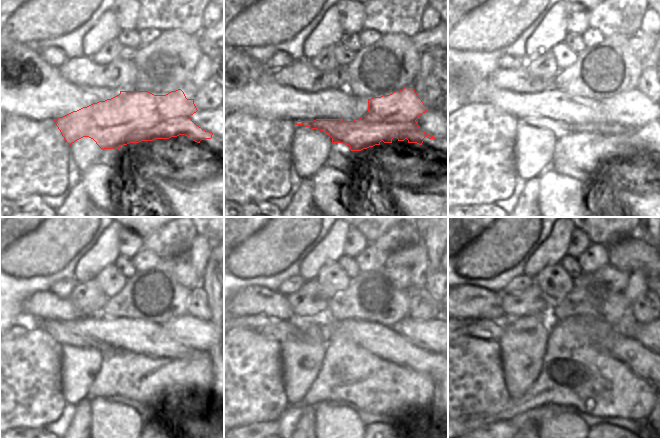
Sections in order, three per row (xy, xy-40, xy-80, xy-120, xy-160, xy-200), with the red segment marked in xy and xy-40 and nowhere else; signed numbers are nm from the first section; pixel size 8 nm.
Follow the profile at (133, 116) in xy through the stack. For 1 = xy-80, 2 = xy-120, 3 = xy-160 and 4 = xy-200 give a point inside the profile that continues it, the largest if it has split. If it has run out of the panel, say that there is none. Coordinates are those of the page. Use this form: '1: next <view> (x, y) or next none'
1: next xy-80 (632, 109)
2: next xy-120 (190, 332)
3: next xy-160 (427, 335)
4: next xy-200 (651, 335)

